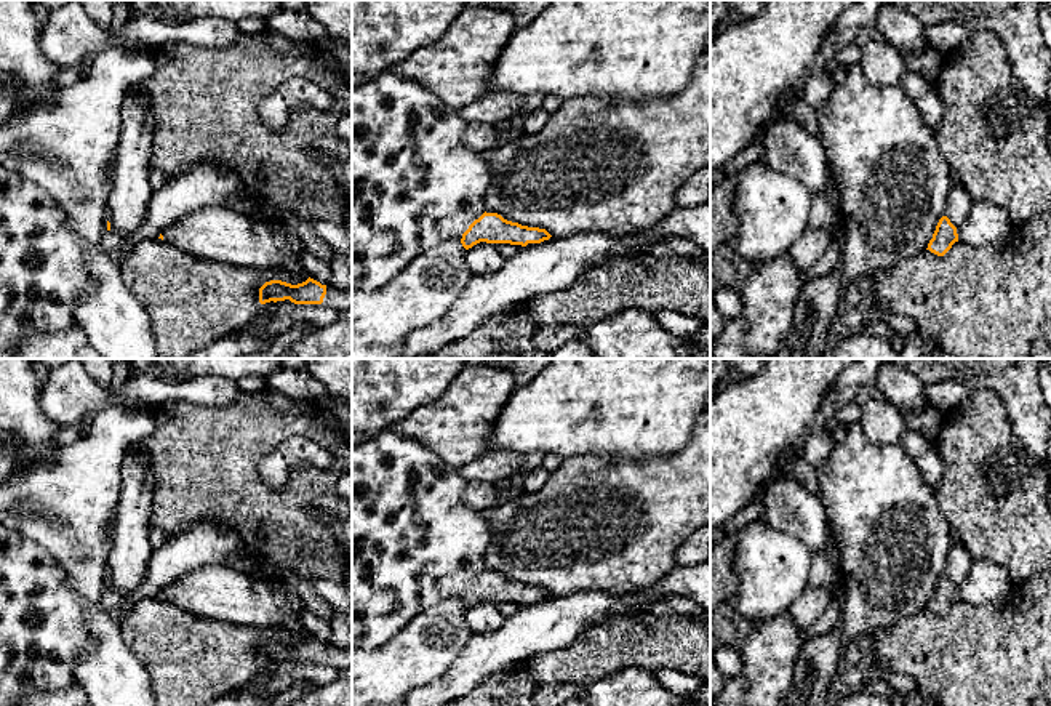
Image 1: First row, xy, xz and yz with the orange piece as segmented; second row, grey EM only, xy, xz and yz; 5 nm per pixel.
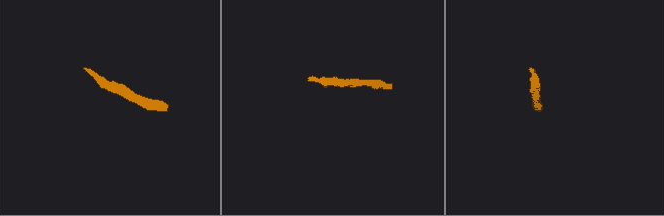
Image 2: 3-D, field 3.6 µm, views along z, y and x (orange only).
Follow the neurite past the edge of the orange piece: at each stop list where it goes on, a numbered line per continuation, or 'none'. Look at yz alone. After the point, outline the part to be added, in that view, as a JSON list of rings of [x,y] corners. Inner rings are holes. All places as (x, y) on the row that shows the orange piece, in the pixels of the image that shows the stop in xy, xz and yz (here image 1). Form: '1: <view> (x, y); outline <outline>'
none

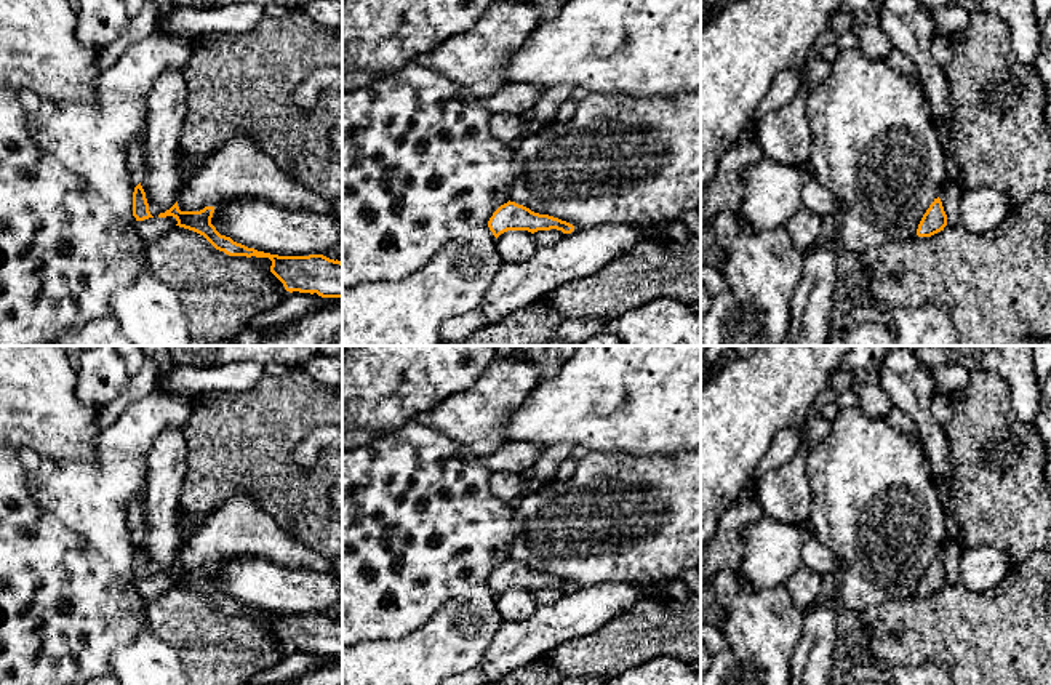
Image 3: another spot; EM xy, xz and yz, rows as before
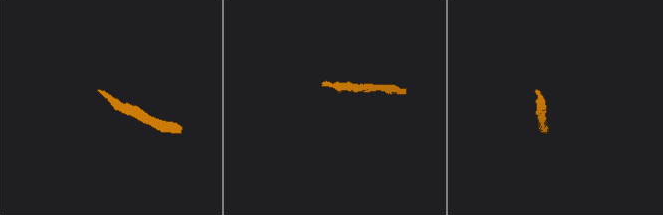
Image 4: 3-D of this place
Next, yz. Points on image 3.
none

